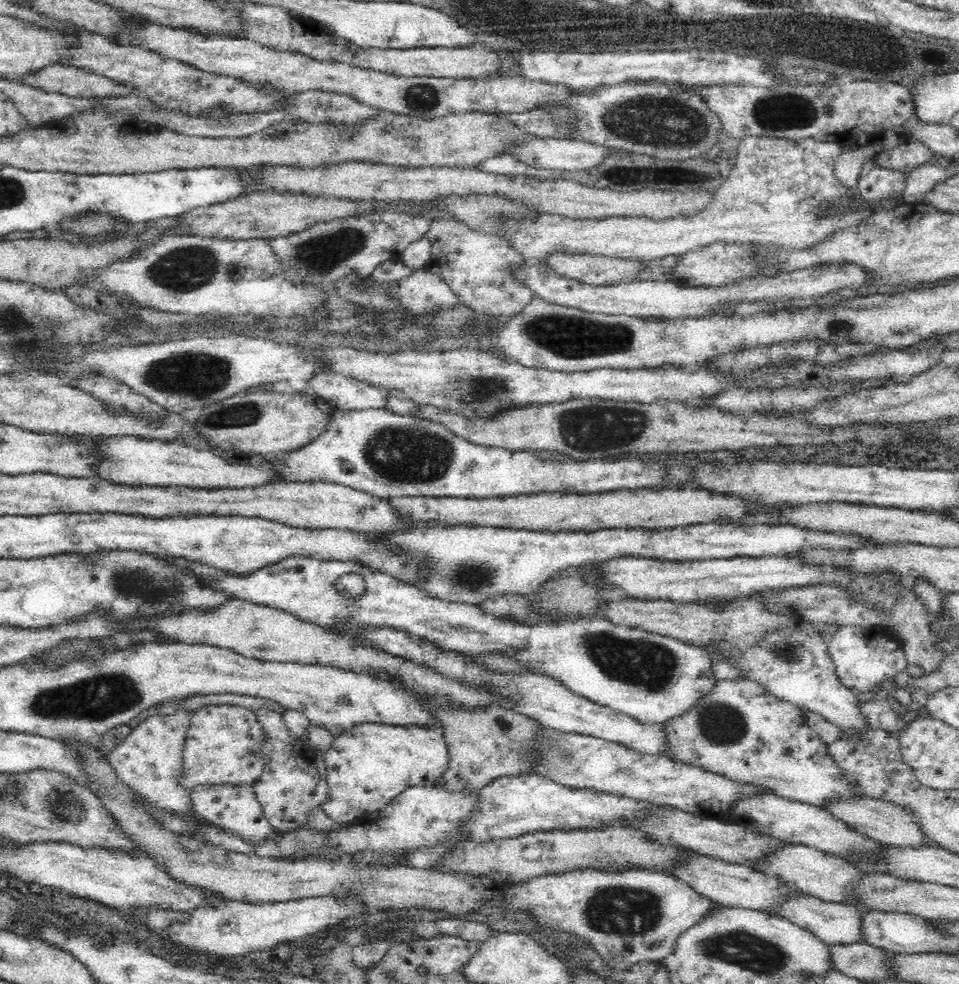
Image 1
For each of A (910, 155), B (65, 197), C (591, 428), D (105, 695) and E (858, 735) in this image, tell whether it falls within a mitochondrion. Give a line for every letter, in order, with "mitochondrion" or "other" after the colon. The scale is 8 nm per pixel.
A: other
B: other
C: mitochondrion
D: mitochondrion
E: other

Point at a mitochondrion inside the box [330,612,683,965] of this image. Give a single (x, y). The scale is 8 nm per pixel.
(623, 911)

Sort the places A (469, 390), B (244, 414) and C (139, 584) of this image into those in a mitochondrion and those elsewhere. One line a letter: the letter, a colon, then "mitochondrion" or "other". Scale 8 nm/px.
A: mitochondrion
B: mitochondrion
C: mitochondrion

